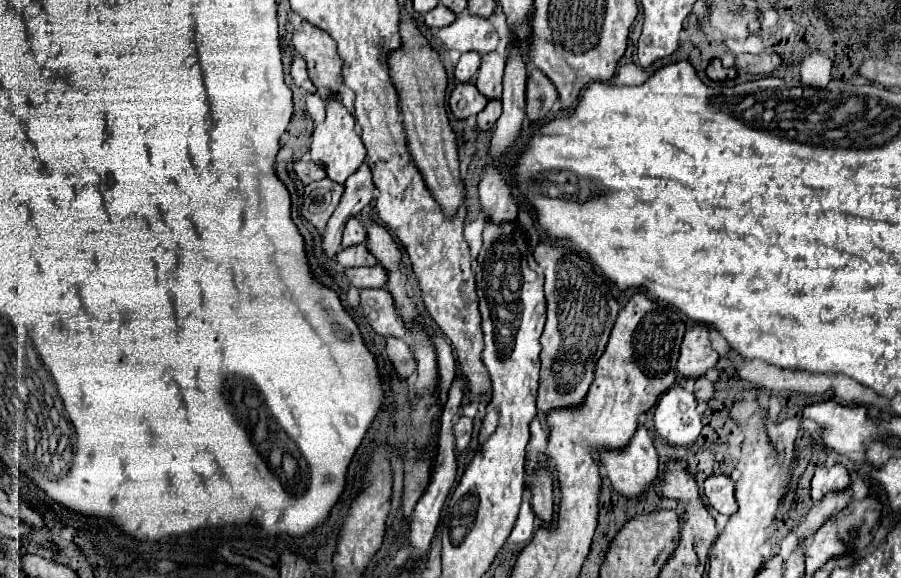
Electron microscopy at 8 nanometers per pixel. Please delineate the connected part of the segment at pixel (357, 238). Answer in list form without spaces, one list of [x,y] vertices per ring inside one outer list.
[[[350,218],[346,222],[346,228],[344,228],[344,238],[342,238],[342,246],[348,248],[348,246],[354,246],[354,244],[360,244],[366,240],[366,230],[364,226],[360,224],[358,218]]]

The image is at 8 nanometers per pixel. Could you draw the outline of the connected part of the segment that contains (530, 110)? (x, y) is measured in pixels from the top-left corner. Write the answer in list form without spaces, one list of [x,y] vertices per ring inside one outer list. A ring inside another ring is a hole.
[[[530,70],[526,88],[526,116],[530,122],[540,122],[554,110],[558,102],[558,92],[550,80],[538,70]]]

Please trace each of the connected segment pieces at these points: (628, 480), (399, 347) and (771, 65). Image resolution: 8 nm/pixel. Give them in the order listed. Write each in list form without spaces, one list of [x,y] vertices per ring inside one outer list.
[[[638,426],[632,440],[620,450],[600,450],[598,458],[606,474],[620,494],[640,496],[658,476],[658,456],[652,436],[644,426]]]
[[[386,338],[386,354],[400,380],[406,380],[416,372],[416,360],[414,360],[408,344],[404,344],[402,340]]]
[[[740,54],[736,56],[736,68],[748,72],[748,74],[760,74],[766,76],[772,70],[780,66],[780,56],[778,54]]]

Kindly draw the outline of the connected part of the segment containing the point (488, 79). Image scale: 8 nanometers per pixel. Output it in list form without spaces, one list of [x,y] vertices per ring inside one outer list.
[[[490,52],[488,56],[482,58],[480,72],[476,76],[476,88],[488,100],[500,100],[502,98],[504,66],[506,66],[506,62],[498,52]]]

